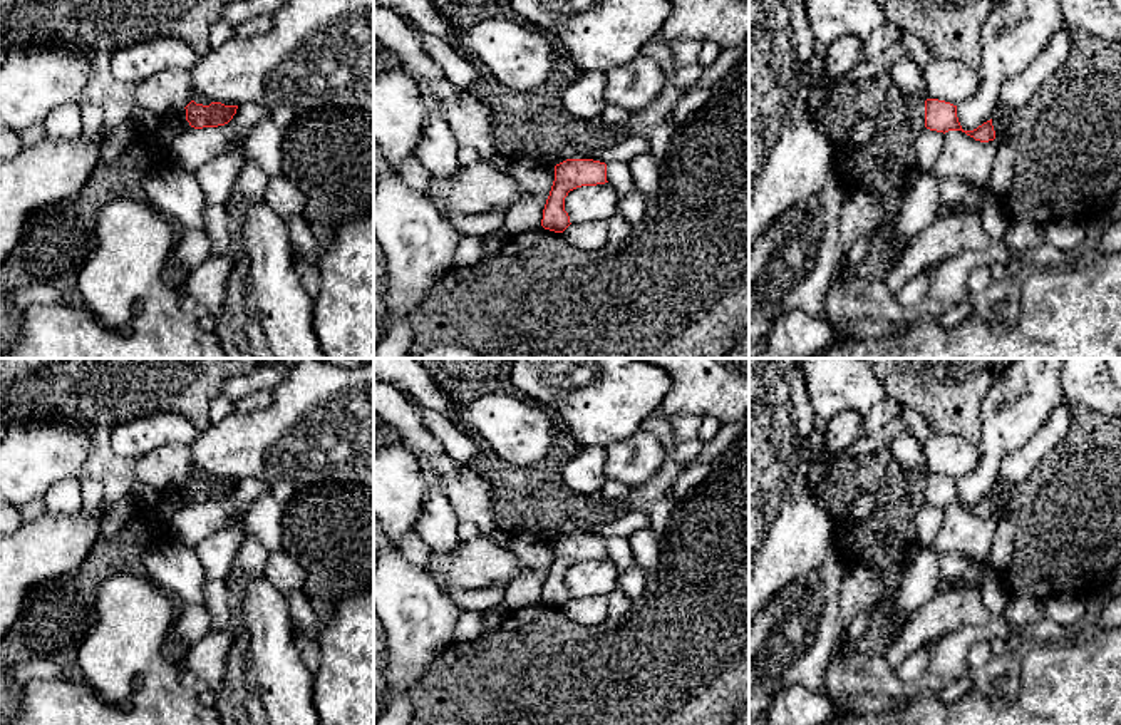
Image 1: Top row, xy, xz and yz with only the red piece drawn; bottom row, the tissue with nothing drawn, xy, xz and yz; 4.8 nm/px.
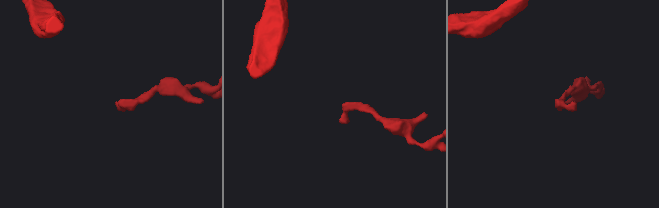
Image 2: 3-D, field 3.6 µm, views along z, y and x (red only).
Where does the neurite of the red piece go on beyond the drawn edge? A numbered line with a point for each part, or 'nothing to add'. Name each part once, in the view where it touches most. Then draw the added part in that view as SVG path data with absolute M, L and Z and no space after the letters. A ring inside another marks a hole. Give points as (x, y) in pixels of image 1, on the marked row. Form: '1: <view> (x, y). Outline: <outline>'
nothing to add

